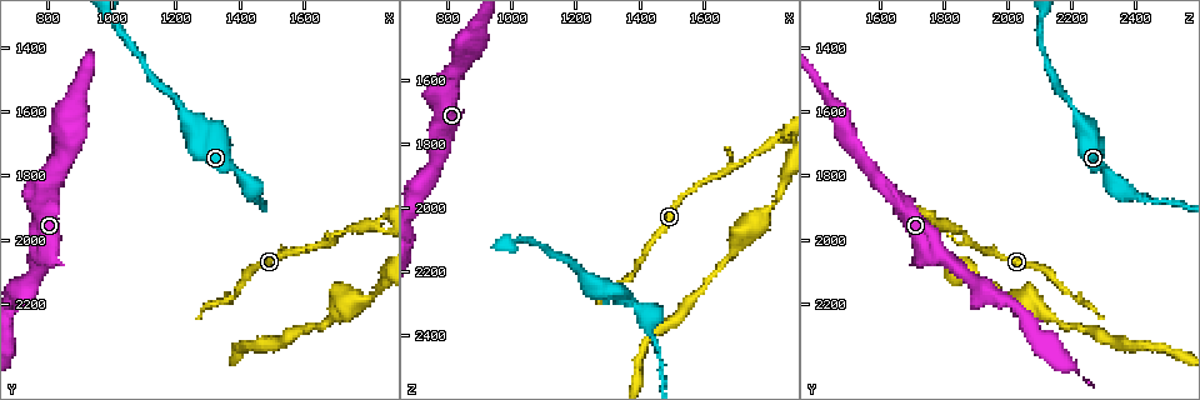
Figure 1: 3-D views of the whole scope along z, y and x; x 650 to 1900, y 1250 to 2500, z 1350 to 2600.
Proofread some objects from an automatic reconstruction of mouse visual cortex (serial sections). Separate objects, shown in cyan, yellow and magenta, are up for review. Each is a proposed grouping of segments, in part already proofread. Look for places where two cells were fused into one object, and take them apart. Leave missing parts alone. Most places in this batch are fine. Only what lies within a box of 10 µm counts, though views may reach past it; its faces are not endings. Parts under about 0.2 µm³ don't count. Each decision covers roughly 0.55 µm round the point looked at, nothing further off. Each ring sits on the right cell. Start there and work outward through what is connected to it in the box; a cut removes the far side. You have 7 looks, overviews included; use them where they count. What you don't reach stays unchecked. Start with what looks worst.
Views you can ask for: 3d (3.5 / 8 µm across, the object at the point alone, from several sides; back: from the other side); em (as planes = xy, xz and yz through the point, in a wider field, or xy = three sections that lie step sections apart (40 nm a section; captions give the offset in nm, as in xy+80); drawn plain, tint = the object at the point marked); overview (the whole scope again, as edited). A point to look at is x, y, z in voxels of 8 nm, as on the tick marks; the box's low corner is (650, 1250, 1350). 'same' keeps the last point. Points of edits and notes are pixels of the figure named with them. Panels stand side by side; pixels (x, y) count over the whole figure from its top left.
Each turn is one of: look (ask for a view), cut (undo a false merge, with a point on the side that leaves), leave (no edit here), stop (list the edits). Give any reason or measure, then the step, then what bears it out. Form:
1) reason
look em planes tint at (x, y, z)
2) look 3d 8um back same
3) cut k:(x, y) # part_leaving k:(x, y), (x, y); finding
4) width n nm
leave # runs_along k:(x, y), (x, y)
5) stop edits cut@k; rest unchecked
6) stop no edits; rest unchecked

abrupt turn
look 3d 8um at (1810, 1950, 1800)

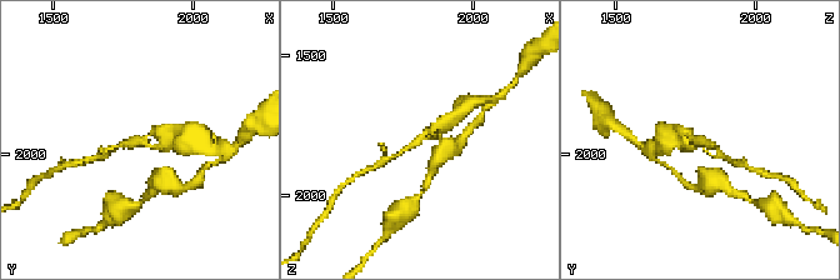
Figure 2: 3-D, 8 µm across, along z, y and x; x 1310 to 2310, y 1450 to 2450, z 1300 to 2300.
look em xy step 2 tint same

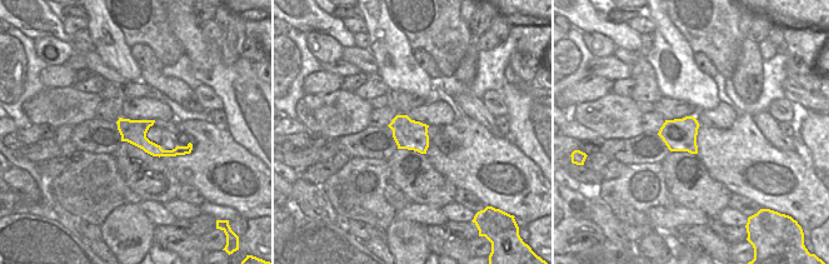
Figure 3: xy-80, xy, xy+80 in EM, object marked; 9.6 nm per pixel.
leave # runs_along 2:(391, 159), (444, 125); one cell here

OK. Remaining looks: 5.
thin neck
look 3d 8um at (1200, 1560, 2180)

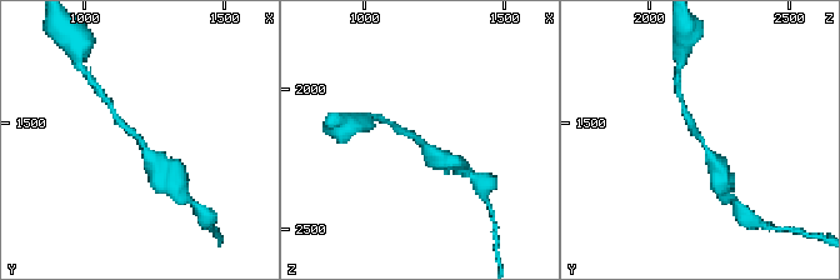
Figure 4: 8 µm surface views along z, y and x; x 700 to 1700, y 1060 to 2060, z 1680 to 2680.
zoom in
look 3d 3.5um same

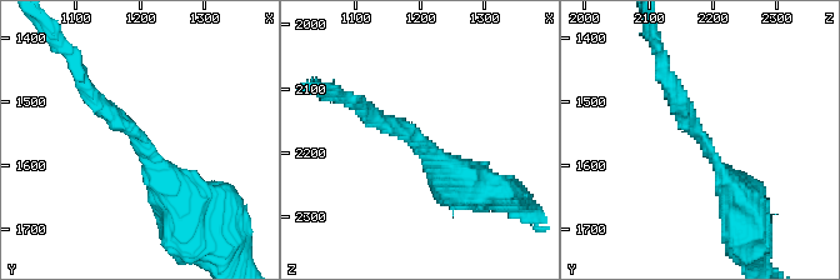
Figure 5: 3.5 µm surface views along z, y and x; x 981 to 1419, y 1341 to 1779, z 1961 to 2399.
arm_widths 200, 350 nm
look em planes tint at (1200, 1555, 2175)

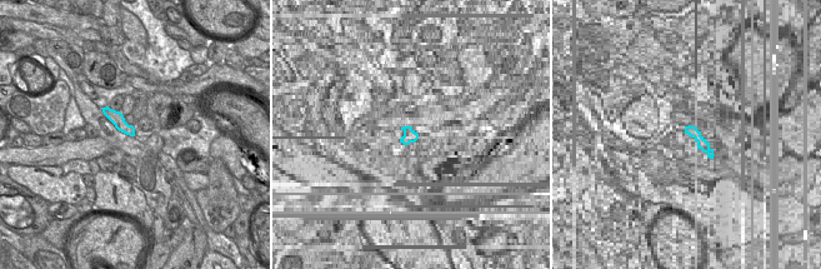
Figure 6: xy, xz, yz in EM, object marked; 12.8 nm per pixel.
leave # runs_along 5:(178, 196), (143, 139), (81, 81); all the same cell

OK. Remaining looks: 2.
calibre changes
look 3d 3.5um at (890, 1570, 1450)

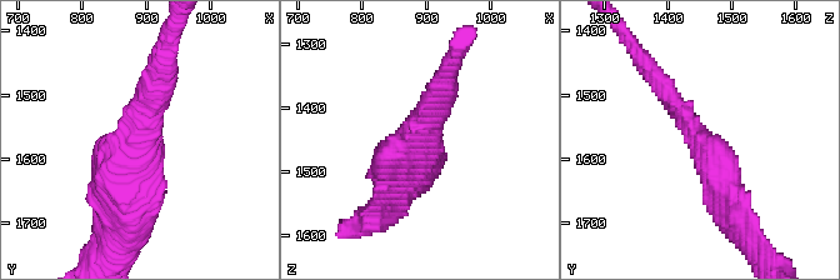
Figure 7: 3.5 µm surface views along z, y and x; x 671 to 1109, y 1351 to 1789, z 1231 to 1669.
need the tissue
look em xy step 3 tint at (880, 1580, 1450)

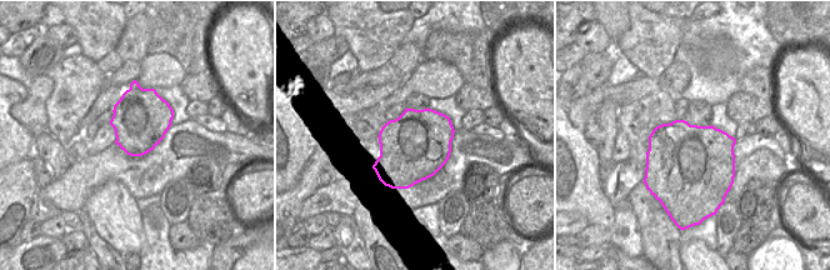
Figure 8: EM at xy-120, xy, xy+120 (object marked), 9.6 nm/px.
arm_widths 250, 500 nm
leave # runs_along 7:(736, 216), (698, 136), (656, 79); continuous, no second cell

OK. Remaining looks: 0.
stop no edits; rest unchecked

